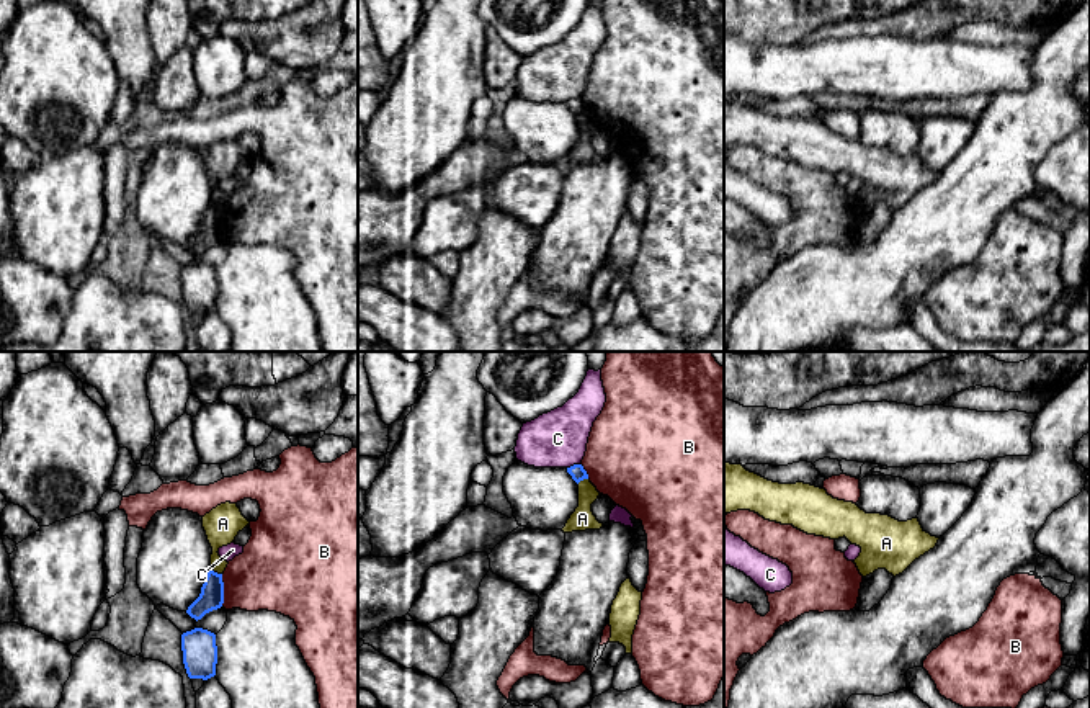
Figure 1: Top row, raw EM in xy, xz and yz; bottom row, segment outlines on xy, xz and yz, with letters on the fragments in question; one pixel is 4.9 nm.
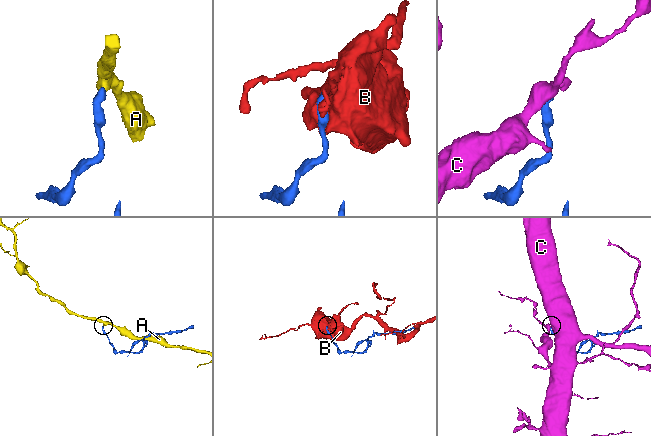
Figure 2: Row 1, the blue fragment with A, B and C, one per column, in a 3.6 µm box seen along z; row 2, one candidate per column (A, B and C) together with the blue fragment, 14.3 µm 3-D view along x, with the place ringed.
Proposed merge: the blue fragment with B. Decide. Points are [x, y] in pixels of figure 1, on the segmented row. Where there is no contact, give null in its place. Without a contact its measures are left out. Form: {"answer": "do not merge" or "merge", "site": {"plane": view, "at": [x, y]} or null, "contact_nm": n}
{"answer": "do not merge", "site": {"plane": "xy", "at": [223, 591]}, "contact_nm": 160}

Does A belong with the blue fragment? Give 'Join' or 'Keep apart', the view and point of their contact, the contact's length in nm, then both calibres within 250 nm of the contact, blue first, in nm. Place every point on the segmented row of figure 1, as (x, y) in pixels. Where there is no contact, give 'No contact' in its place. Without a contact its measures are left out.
Keep apart. Touches blue at xy (216, 573). Shared border 70 nm. Thickness 120 nm (blue) against 180 nm

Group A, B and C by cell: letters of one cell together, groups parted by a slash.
A / B / C

